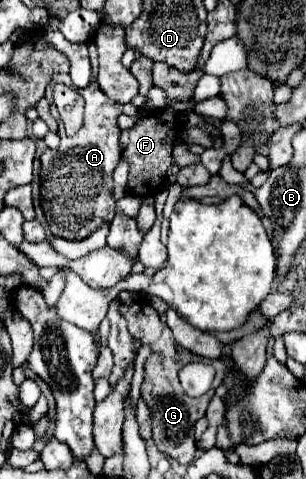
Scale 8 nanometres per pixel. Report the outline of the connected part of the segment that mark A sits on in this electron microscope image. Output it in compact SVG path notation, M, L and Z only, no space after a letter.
M88 43L90 49L90 61L92 61L92 79L90 85L80 89L82 97L86 99L86 115L82 129L70 137L65 132L63 122L59 117L57 108L53 101L53 87L56 83L72 86L72 80L67 73L54 75L52 85L46 87L44 98L49 102L51 115L59 122L58 135L60 145L58 153L64 157L40 157L40 201L44 209L46 223L50 225L52 235L76 241L86 239L96 229L100 229L104 223L110 223L114 219L114 181L112 171L116 169L120 157L122 157L122 143L120 143L120 129L116 125L118 115L122 113L122 105L110 101L98 87L96 87L96 71L98 71L98 53L96 45Z

